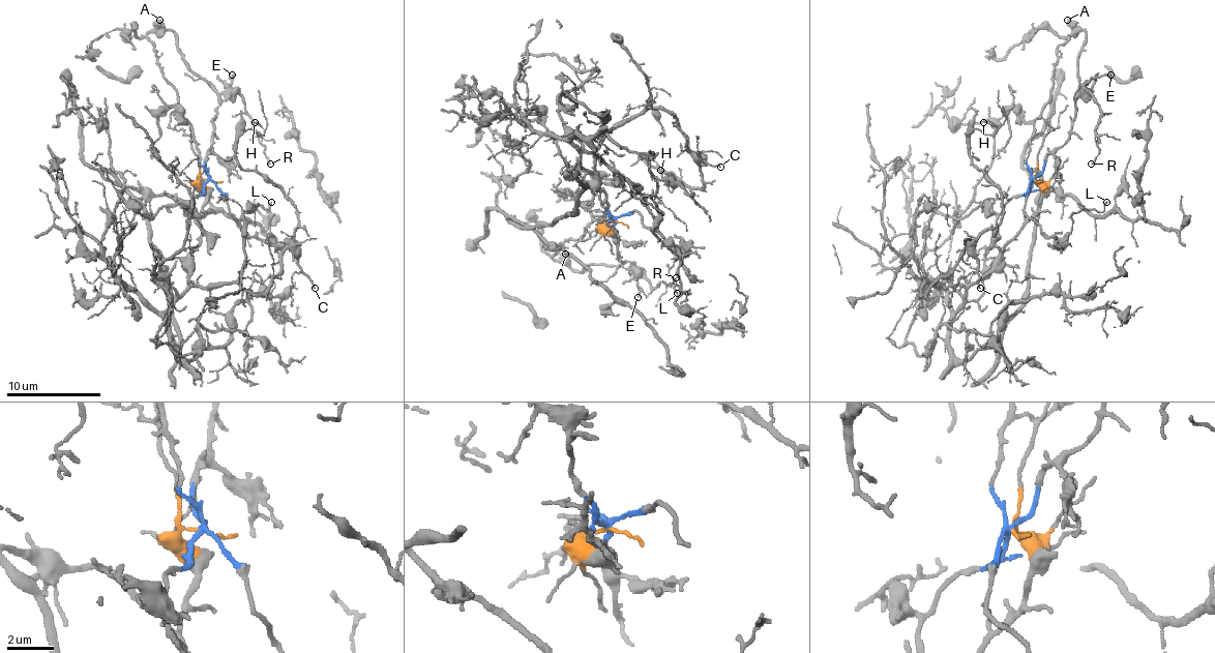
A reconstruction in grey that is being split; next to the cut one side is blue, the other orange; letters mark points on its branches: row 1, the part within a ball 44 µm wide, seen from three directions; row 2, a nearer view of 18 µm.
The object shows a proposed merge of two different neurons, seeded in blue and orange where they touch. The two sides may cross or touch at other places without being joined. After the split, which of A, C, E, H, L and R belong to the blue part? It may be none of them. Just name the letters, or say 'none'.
A, E, L, R

